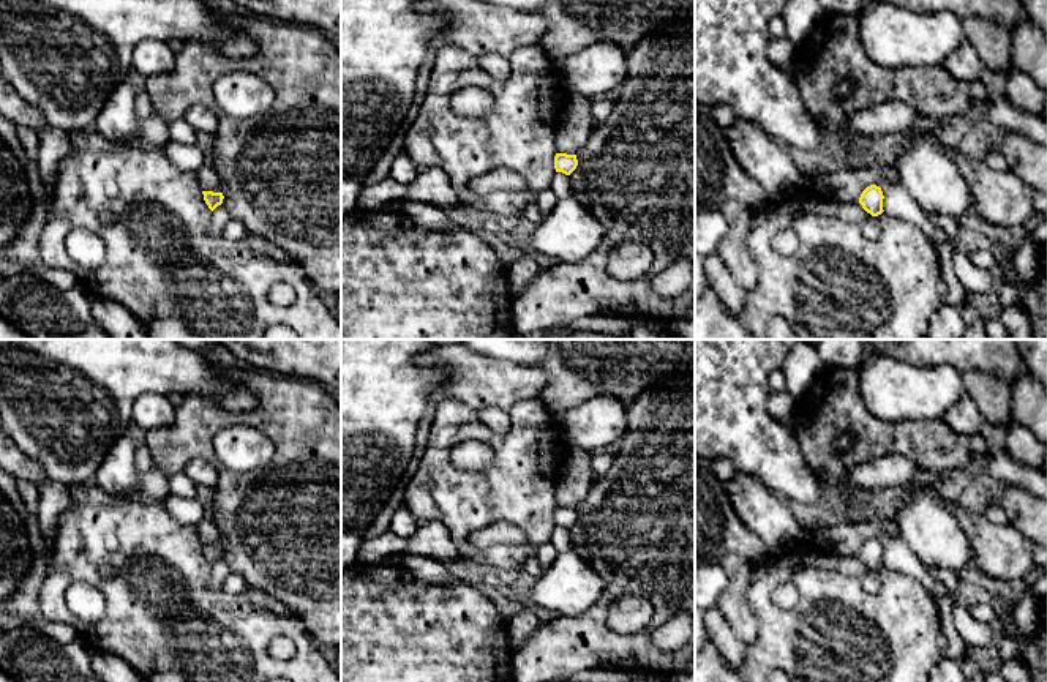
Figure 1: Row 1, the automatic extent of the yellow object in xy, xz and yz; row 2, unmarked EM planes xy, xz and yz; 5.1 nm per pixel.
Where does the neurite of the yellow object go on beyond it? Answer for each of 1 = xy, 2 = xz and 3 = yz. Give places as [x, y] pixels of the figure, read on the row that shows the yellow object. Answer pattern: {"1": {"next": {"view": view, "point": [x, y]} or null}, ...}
{"1": {"next": null}, "2": {"next": null}, "3": {"next": null}}

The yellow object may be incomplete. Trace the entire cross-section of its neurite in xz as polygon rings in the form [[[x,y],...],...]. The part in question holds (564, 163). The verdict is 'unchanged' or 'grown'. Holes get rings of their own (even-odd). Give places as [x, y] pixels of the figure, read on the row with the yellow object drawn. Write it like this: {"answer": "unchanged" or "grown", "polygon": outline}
{"answer": "unchanged", "polygon": [[[556,153],[554,156],[554,169],[556,172],[562,172],[570,175],[578,166],[576,155]]]}

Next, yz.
{"answer": "unchanged", "polygon": [[[870,185],[862,191],[859,197],[859,204],[867,213],[870,213],[872,216],[878,216],[884,212],[883,199],[884,196],[883,196],[881,188],[876,185]]]}

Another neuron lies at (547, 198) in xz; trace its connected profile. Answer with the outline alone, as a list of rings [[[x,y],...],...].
[[[553,189],[540,191],[537,196],[537,204],[539,204],[540,213],[543,216],[546,216],[553,210],[557,199],[559,197],[556,196],[556,193]]]

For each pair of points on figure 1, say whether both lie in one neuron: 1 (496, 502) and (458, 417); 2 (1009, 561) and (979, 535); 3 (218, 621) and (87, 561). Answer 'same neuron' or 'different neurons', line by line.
1: same neuron
2: same neuron
3: same neuron

